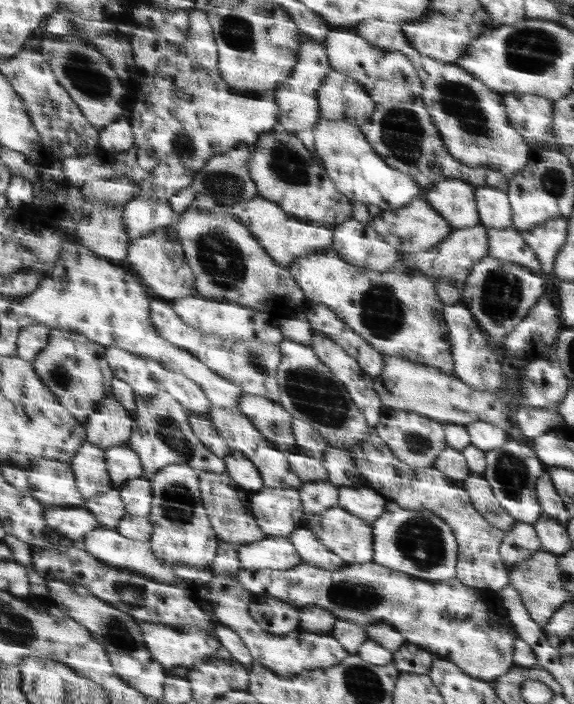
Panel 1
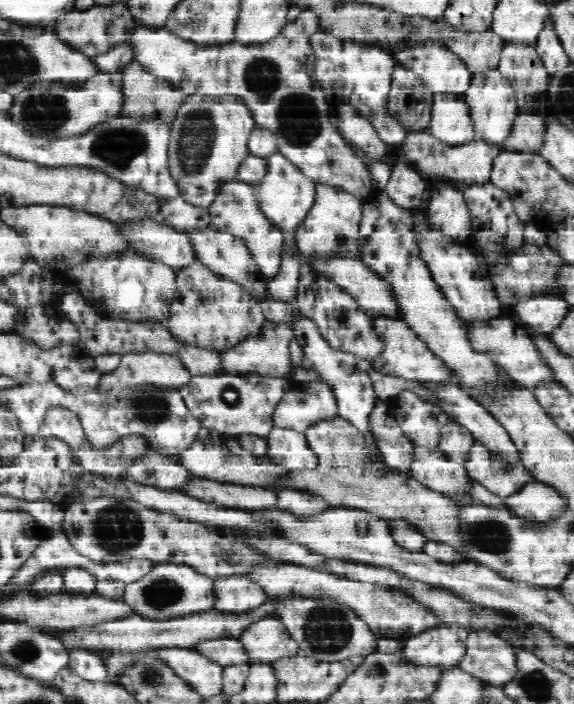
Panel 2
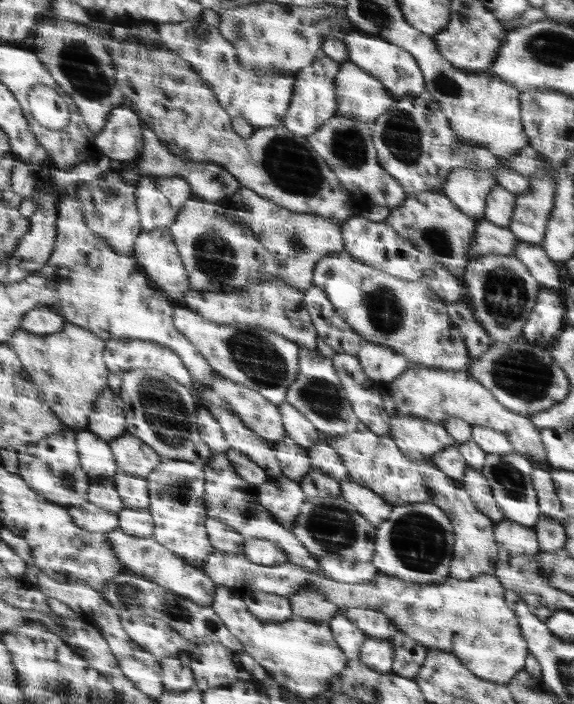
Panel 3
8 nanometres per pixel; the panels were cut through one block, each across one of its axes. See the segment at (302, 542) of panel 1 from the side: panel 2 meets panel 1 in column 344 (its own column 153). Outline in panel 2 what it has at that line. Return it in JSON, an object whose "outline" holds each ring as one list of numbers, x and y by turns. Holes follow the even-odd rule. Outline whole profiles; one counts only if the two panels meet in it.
{"outline":[[51,531,50,536,46,538,46,542,42,542,38,546,40,550,34,550,34,552,26,559,26,562,16,571,16,574,9,580,12,585,32,585,32,578,36,578,36,574,42,574,42,572,48,570,62,570,68,569,72,566,86,567,88,571,91,571,95,575,98,581,102,580,119,580,120,582,136,582,140,580,145,574,148,574,156,564,154,559,150,558,130,558,124,562,109,562,101,563,96,561,90,561,85,557,82,557,80,553,76,552,76,549,72,548,69,544,68,537,64,532]]}

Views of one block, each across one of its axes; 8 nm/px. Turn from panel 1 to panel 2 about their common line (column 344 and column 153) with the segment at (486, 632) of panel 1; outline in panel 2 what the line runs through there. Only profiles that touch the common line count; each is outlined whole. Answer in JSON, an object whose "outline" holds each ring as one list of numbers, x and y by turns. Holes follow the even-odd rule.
{"outline":[[156,563,140,580,127,583,124,600,135,614,151,620,162,621,164,618,204,613,214,609,217,597,213,591,213,582,190,565]]}

